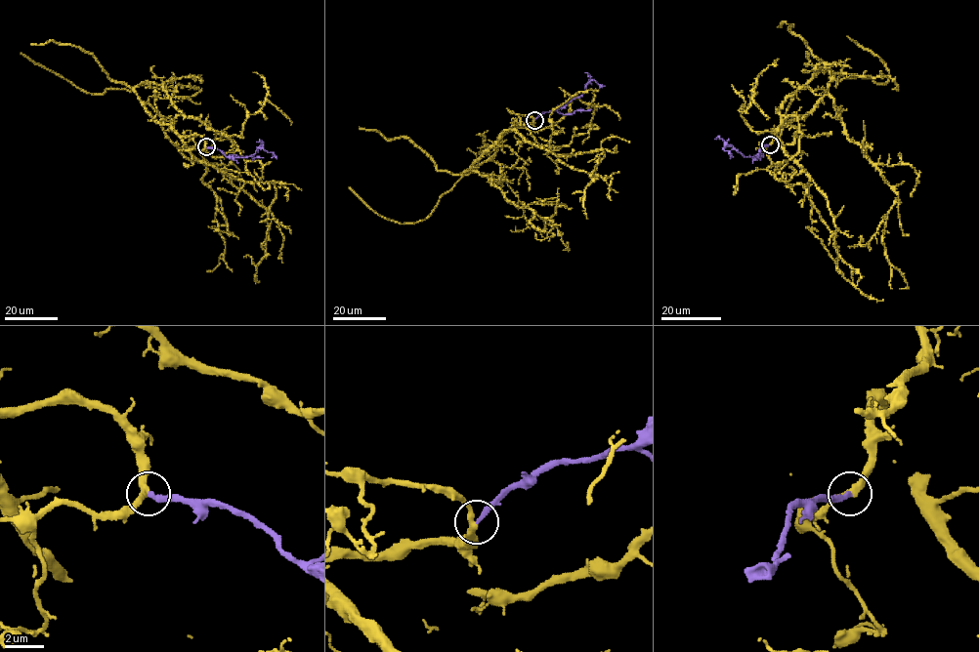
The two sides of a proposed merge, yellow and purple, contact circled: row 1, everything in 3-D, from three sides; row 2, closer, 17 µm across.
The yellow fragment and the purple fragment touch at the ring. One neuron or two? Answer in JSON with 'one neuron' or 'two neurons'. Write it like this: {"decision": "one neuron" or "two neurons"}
{"decision": "one neuron"}

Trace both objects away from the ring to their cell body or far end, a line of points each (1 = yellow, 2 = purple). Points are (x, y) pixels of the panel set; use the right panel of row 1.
1: (770, 144), (832, 76), (821, 70), (790, 94), (775, 132), (753, 131), (741, 110), (778, 59)
2: (770, 144), (762, 145), (757, 155), (752, 157), (724, 145), (724, 149), (730, 152), (730, 158)

